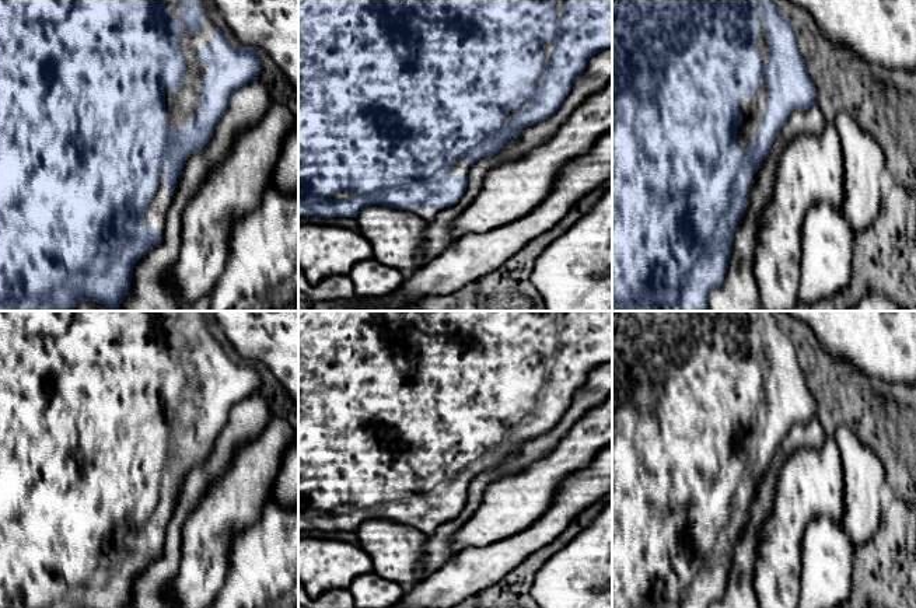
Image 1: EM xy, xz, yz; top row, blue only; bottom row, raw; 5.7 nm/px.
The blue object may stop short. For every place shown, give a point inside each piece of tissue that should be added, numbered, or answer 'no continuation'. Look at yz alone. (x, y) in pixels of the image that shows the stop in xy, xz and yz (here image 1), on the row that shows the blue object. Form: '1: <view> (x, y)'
1: yz (754, 108)

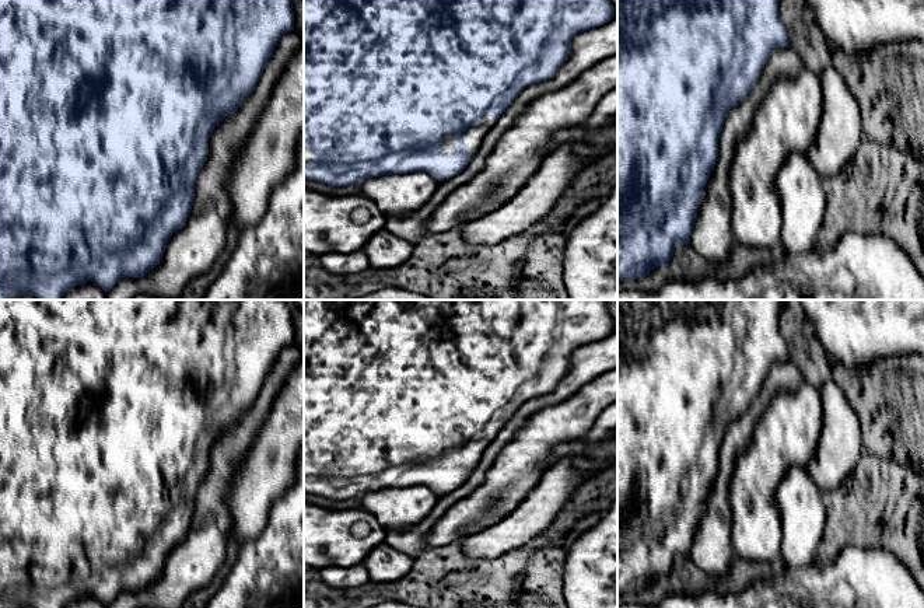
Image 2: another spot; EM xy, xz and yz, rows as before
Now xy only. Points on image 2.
no continuation

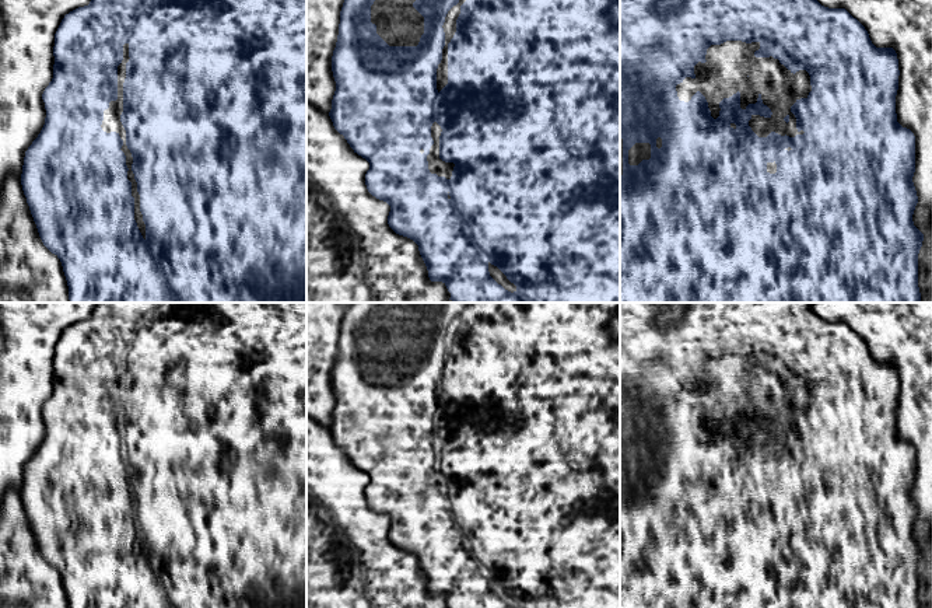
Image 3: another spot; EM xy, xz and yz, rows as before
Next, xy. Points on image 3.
1: xy (111, 122)

